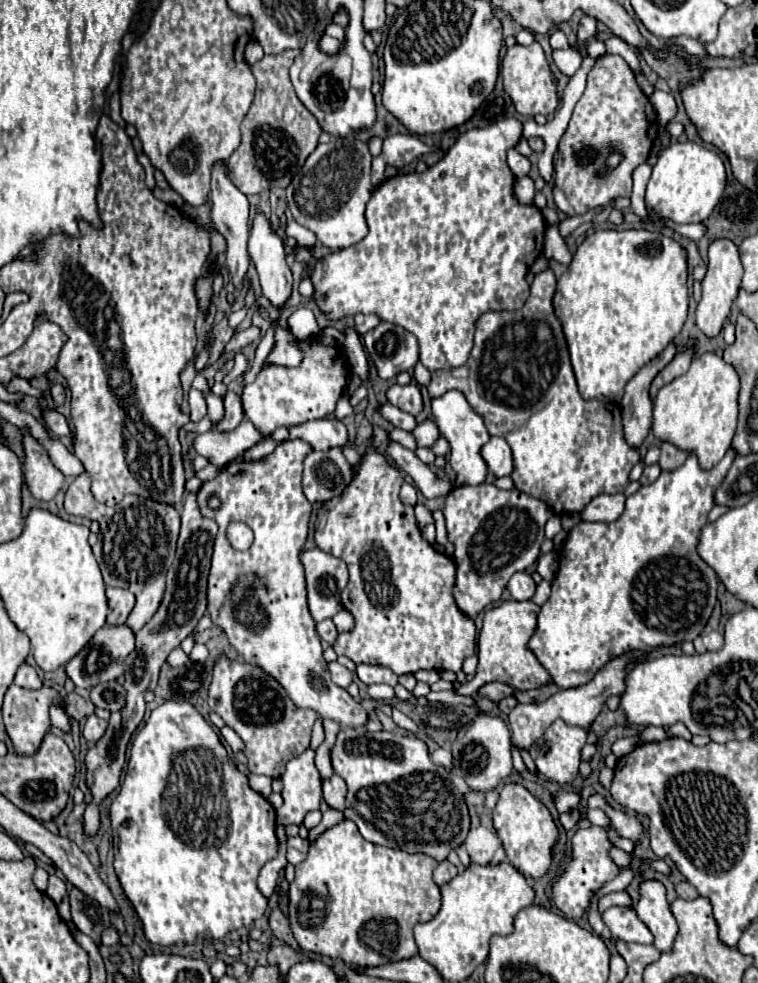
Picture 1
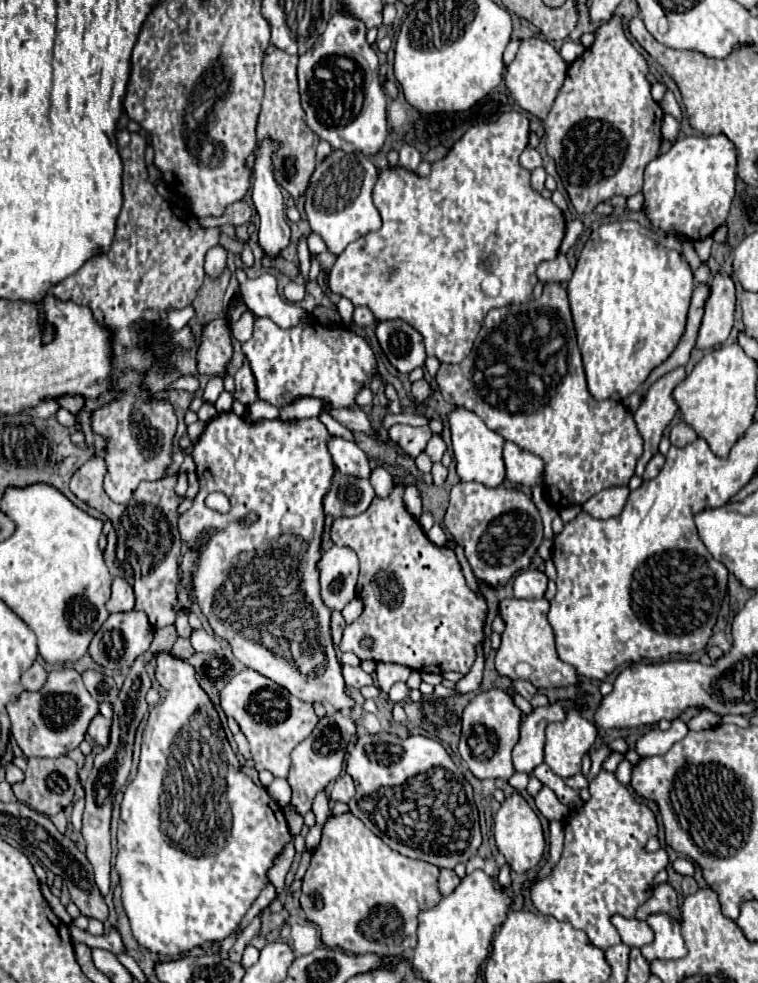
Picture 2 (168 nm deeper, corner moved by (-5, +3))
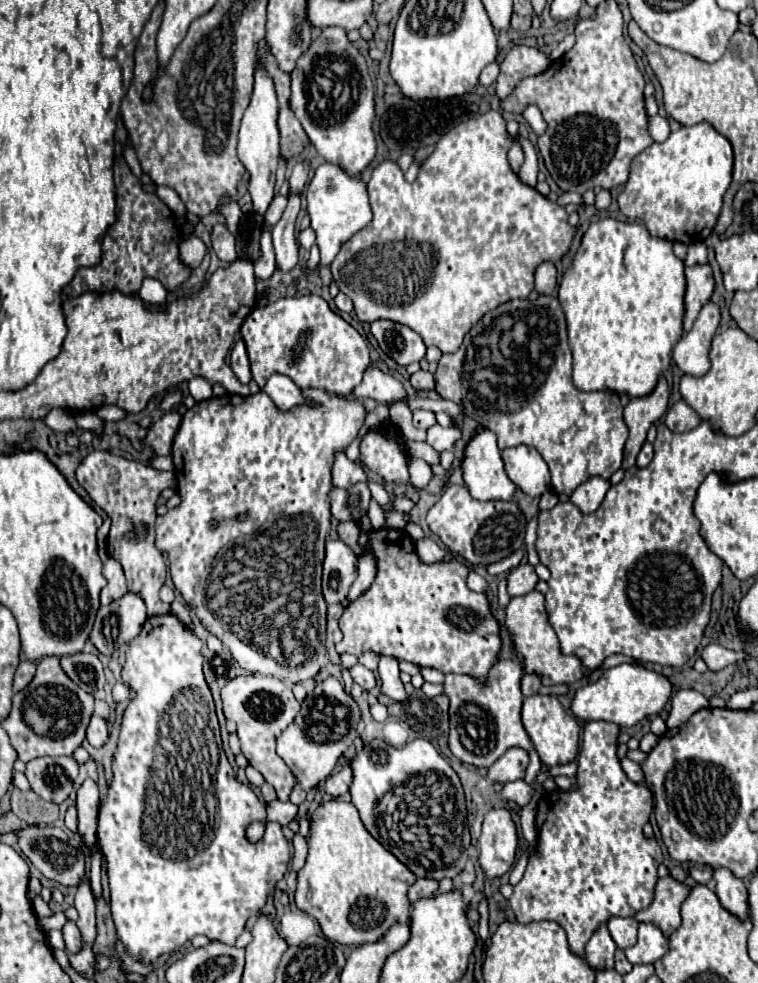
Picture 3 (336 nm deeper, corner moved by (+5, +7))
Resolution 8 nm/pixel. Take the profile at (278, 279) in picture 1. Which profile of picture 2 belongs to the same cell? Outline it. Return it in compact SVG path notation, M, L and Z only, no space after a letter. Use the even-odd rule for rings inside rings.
M264 140L258 148L258 158L256 158L256 164L254 164L254 186L252 186L252 200L254 200L254 206L256 206L256 212L260 216L260 226L258 226L258 242L264 250L266 256L270 258L278 258L280 252L290 244L290 226L286 222L286 216L284 216L284 204L282 204L282 194L280 194L280 188L272 176L272 170L270 170L270 156L272 152L276 150L278 146L272 144L270 140Z

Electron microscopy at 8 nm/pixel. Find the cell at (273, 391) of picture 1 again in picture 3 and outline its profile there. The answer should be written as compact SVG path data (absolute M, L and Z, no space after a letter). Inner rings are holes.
M308 294L302 298L282 298L266 308L254 308L240 328L246 342L252 378L262 388L274 372L280 372L300 388L320 388L330 394L350 396L360 384L370 364L364 338L340 314L334 314L328 302Z

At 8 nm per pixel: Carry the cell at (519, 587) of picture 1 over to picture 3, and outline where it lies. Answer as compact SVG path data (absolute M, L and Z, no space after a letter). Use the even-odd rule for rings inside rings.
M522 562L508 576L508 592L510 596L524 596L534 590L536 582L538 582L538 576L534 572L534 566L530 566L528 562Z

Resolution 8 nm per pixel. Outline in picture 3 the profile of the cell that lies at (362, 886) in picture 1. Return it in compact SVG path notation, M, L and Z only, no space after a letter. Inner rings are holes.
M328 800L316 808L310 818L310 834L308 834L308 858L304 868L298 872L298 890L296 890L296 906L314 916L324 932L324 936L332 942L358 946L364 942L376 942L386 930L396 922L406 922L410 918L408 912L408 888L416 880L416 876L396 860L372 834L364 828L358 810L350 802Z

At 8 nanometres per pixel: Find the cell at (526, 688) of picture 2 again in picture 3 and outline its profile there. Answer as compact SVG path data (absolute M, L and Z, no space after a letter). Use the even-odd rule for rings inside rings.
M524 674L522 676L522 694L524 696L536 694L540 690L540 686L542 686L542 682L540 682L540 678L536 674Z

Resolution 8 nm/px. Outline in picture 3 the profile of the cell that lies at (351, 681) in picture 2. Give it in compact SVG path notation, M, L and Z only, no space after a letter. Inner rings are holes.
M356 664L354 668L350 668L350 674L352 674L354 682L360 684L366 692L376 686L376 676L374 676L374 672L368 670L368 668L364 668L362 664Z

